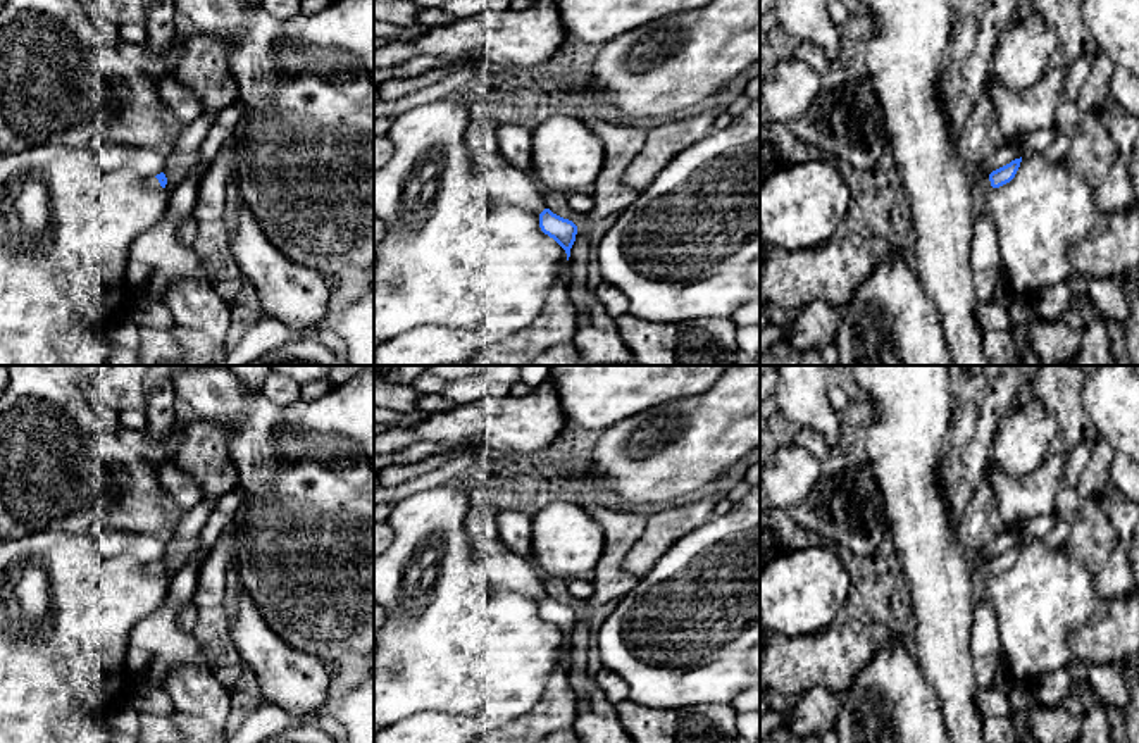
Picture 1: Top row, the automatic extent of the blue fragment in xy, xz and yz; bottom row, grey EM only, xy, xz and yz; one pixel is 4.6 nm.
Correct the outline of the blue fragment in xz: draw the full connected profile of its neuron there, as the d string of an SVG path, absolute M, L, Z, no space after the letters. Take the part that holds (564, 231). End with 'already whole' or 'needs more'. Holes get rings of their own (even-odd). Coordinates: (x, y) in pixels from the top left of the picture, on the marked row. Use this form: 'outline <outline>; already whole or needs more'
outline M545 209L539 214L539 228L565 250L569 260L570 248L576 241L577 226L572 221L553 214L550 209Z; already whole

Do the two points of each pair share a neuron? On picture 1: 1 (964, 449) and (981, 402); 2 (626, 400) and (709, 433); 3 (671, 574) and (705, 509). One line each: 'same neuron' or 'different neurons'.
1: same neuron
2: different neurons
3: different neurons

